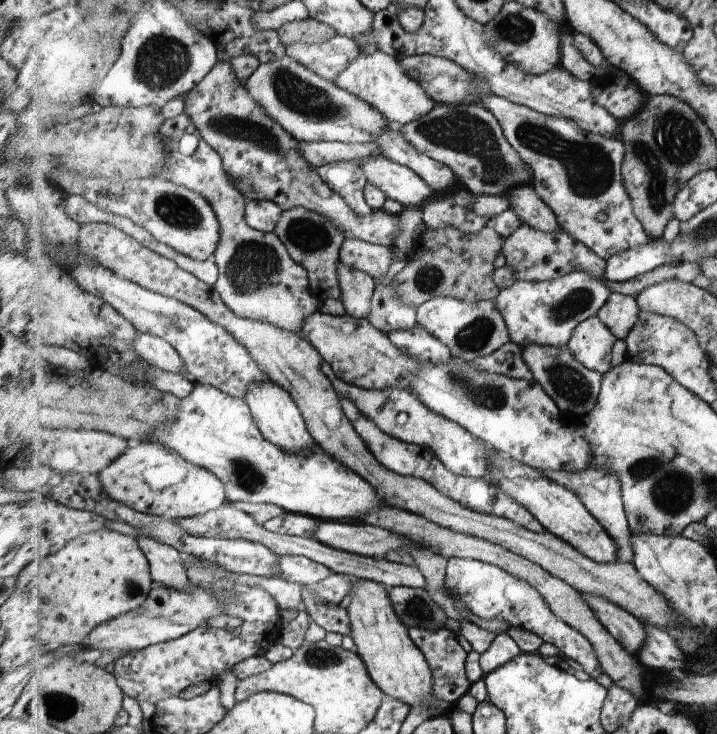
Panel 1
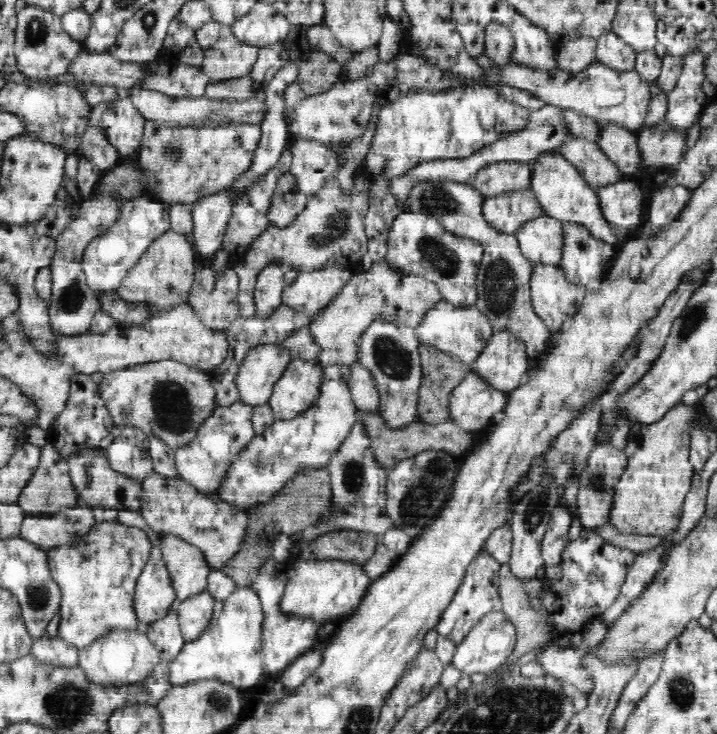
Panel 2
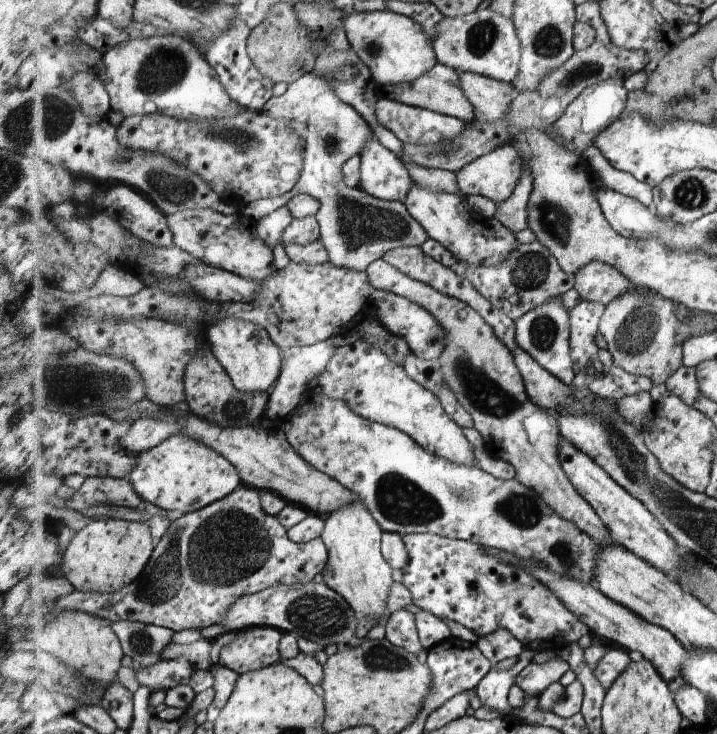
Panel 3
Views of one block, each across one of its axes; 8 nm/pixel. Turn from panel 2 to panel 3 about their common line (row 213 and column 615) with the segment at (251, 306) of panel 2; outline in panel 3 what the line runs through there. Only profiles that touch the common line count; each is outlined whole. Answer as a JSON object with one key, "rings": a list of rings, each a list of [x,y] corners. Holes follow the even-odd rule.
{"rings":[[[632,284],[632,290],[614,301],[606,308],[604,316],[600,323],[600,332],[607,342],[610,358],[612,364],[617,367],[622,367],[629,375],[633,377],[647,377],[655,378],[657,374],[661,374],[661,378],[669,378],[671,376],[671,368],[682,368],[684,366],[684,349],[682,344],[685,342],[683,336],[678,334],[678,327],[680,322],[676,312],[679,304],[676,304],[670,299],[643,289]]]}

